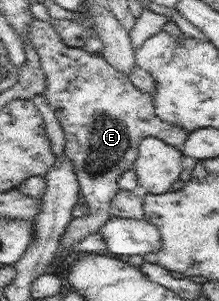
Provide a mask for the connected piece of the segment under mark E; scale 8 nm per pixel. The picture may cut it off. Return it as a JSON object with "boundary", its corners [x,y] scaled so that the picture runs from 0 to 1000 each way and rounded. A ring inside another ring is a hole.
{"boundary":[[[151,56],[146,66],[132,93],[132,133],[155,150],[178,186],[183,219],[210,249],[210,296],[201,296],[196,316],[219,329],[228,359],[288,425],[301,472],[297,518],[329,535],[365,638],[406,684],[406,708],[370,724],[333,724],[311,744],[301,771],[279,784],[269,837],[283,837],[283,850],[311,850],[320,837],[306,831],[324,817],[374,804],[397,784],[447,774],[466,751],[511,724],[507,671],[553,628],[539,618],[539,595],[571,565],[607,558],[644,465],[667,455],[703,455],[831,498],[863,435],[740,399],[708,369],[699,322],[603,282],[589,259],[493,213],[466,183],[447,186],[374,159],[320,159],[292,146],[283,123],[265,120],[228,70],[183,70]]]}

